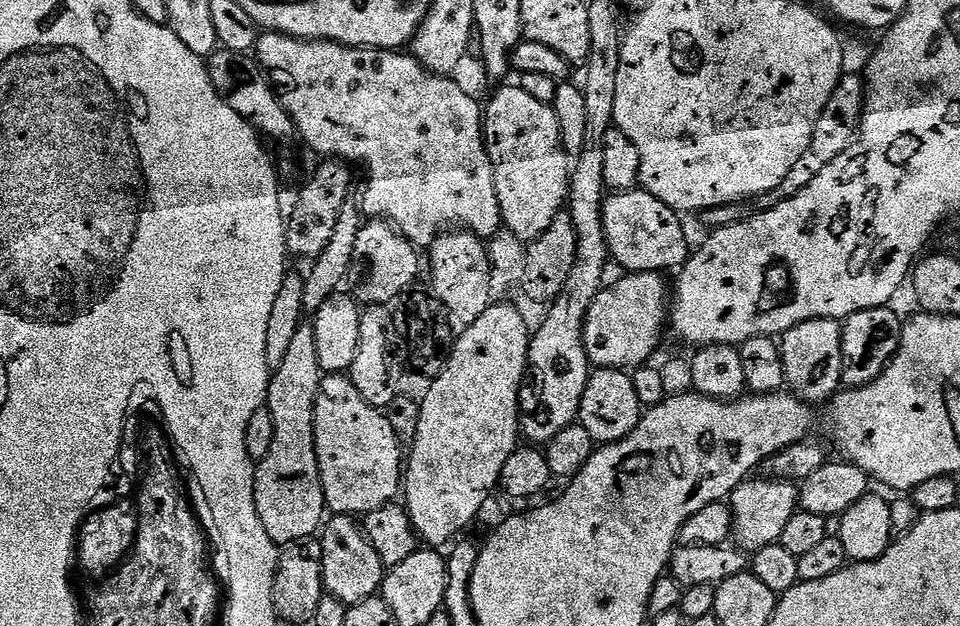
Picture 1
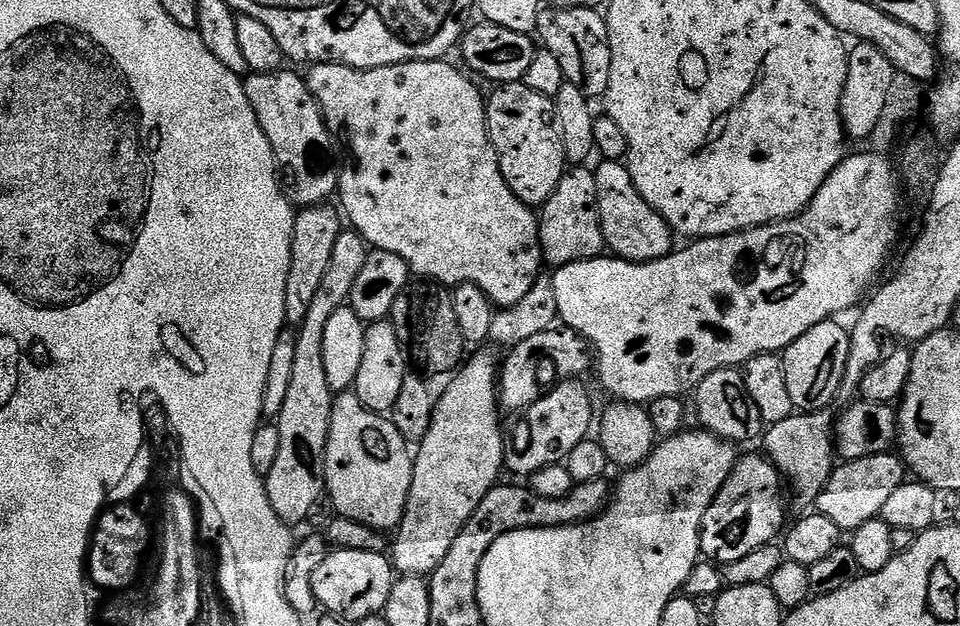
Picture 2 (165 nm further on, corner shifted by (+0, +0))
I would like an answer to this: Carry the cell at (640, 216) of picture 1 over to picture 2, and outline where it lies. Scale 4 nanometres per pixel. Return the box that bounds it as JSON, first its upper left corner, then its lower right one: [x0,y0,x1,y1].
[595,160,674,264]

